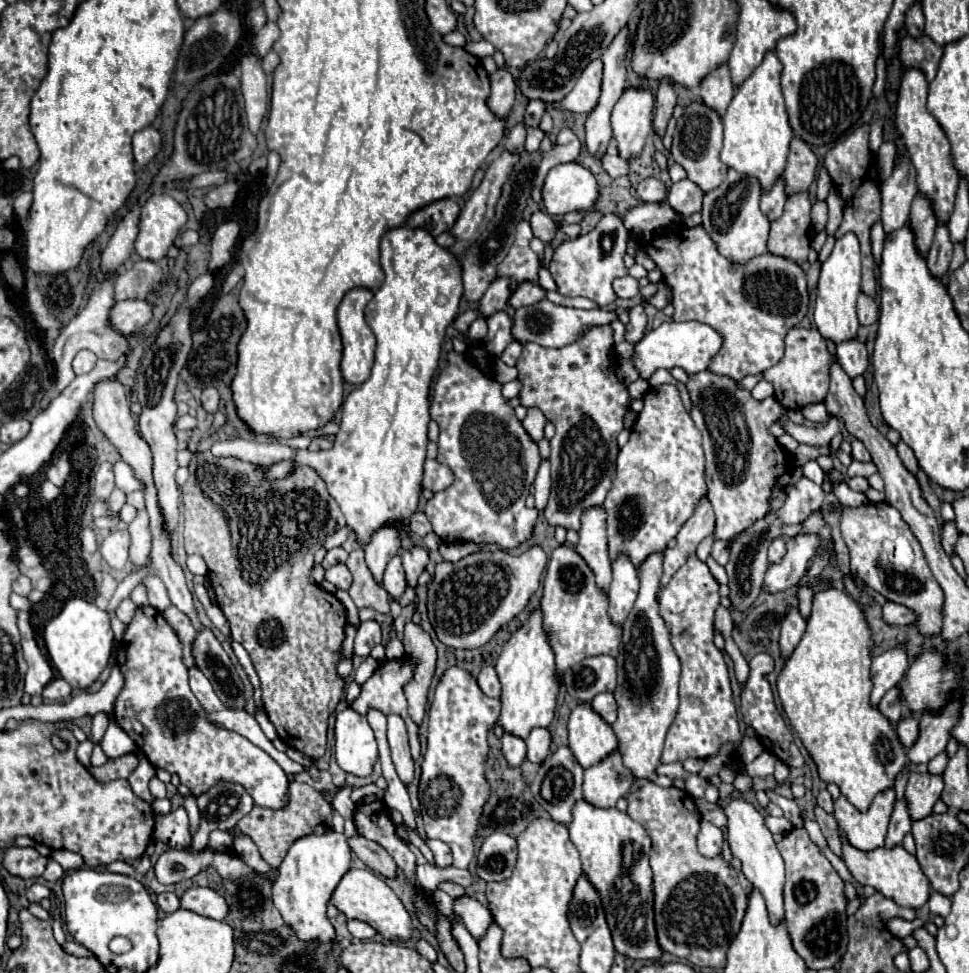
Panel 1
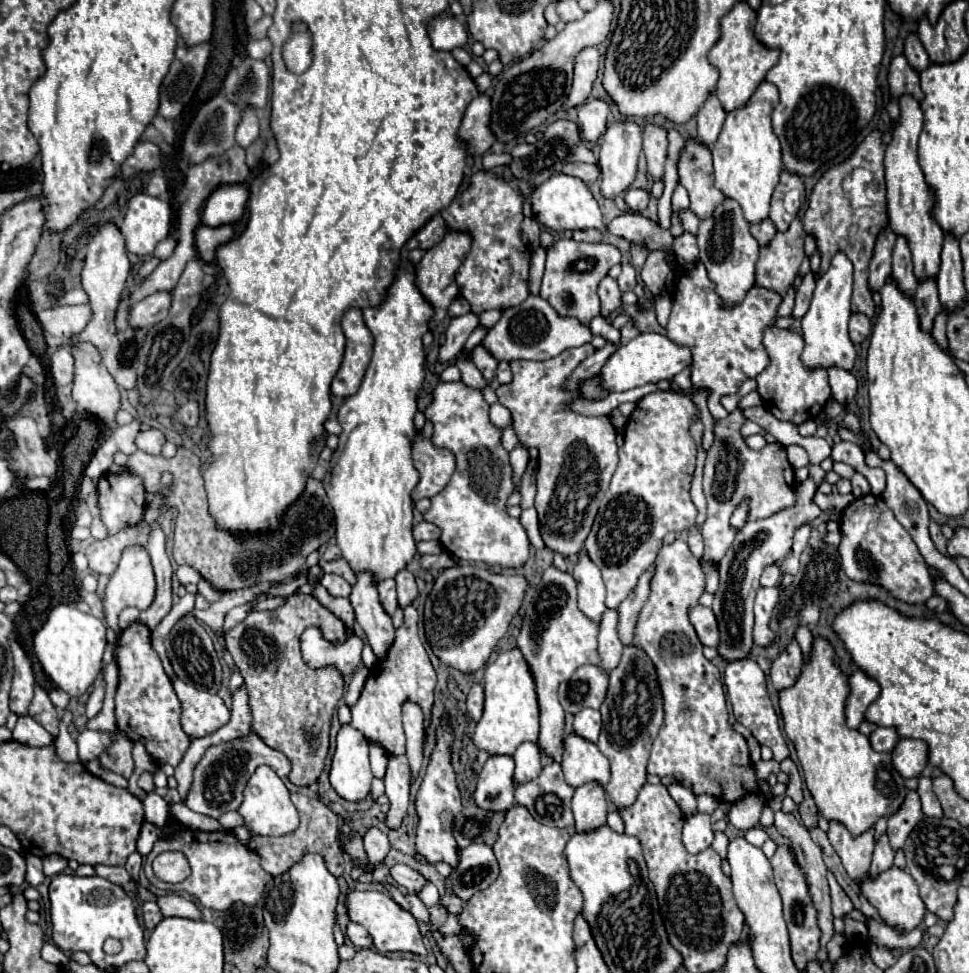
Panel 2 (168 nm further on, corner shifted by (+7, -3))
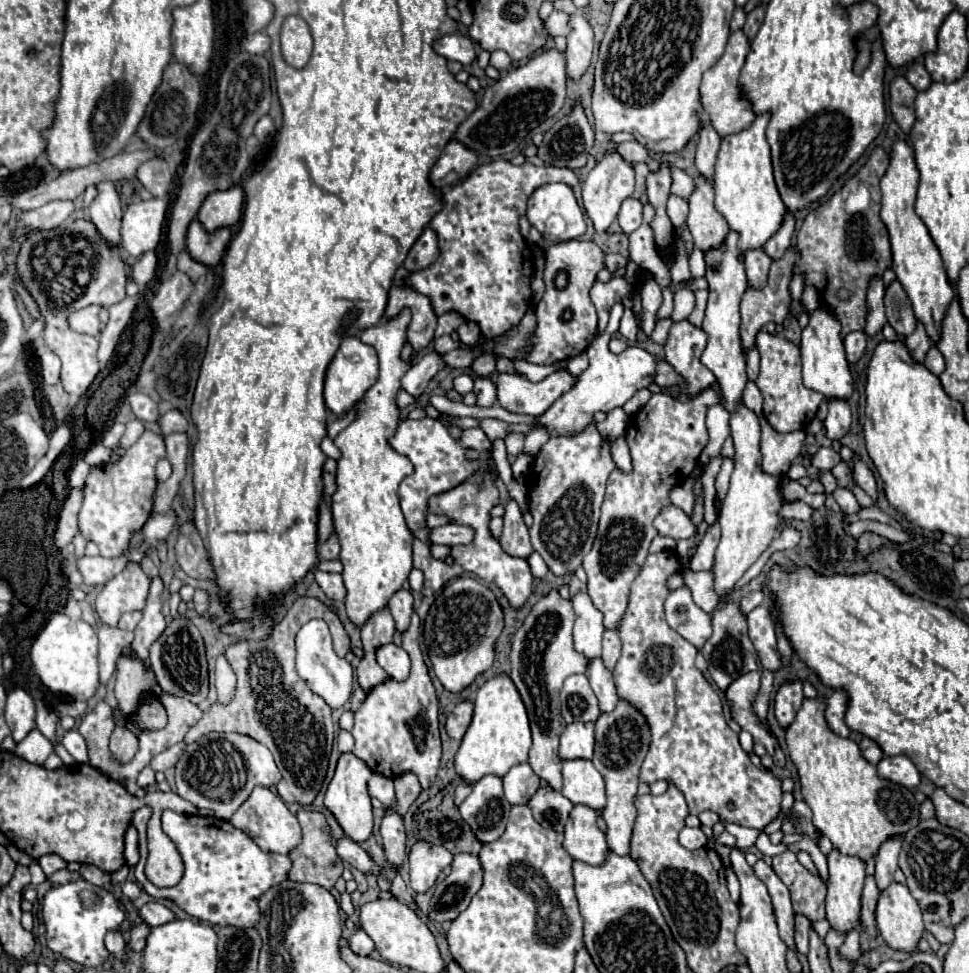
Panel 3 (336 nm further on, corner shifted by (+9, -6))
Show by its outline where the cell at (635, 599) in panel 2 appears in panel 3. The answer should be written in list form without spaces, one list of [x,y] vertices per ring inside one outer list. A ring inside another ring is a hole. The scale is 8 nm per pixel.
[[[605,631],[605,635],[603,635],[603,655],[601,655],[603,665],[611,671],[615,667],[617,659],[619,659],[619,655],[621,655],[619,633],[617,631]]]

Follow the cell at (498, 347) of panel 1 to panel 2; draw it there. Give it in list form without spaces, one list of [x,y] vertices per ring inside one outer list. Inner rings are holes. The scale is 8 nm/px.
[[[479,344],[479,346],[473,348],[473,356],[471,356],[471,360],[473,360],[473,364],[483,372],[483,376],[485,376],[487,382],[491,382],[491,380],[495,378],[497,360],[495,360],[495,356],[493,356],[483,344]]]

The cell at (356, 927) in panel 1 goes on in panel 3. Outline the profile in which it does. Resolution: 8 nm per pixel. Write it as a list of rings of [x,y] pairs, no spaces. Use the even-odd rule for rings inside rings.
[[[357,929],[349,939],[349,947],[355,955],[369,955],[375,949],[375,943],[363,929]]]

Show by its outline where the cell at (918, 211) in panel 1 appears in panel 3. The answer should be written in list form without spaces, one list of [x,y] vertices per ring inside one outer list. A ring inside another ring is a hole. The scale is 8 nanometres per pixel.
[[[893,281],[891,287],[885,291],[885,309],[887,321],[899,337],[907,337],[911,335],[911,331],[915,331],[917,321],[911,311],[911,301],[907,299],[907,293],[897,281]]]

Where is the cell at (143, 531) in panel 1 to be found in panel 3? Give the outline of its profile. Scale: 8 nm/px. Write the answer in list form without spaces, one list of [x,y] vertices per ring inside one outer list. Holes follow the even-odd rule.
[[[127,565],[119,575],[115,575],[109,583],[105,583],[105,587],[97,595],[95,607],[97,607],[97,613],[99,613],[101,621],[115,627],[123,613],[127,613],[127,611],[141,611],[145,607],[147,595],[149,595],[149,579],[147,579],[147,575],[141,571],[141,567]]]

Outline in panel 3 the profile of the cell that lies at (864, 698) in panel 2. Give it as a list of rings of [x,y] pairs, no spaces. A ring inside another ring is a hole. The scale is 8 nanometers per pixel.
[[[835,691],[825,705],[825,719],[829,729],[839,735],[839,737],[847,737],[849,735],[849,727],[845,725],[843,717],[845,717],[845,709],[847,709],[847,695],[843,691]]]

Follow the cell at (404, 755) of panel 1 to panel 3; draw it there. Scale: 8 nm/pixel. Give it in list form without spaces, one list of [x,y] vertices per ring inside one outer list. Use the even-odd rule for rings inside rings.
[[[389,811],[383,817],[381,823],[381,837],[383,837],[383,851],[385,851],[385,859],[389,861],[391,867],[395,867],[395,871],[401,869],[403,861],[407,859],[407,849],[405,849],[405,829],[403,829],[403,819]]]

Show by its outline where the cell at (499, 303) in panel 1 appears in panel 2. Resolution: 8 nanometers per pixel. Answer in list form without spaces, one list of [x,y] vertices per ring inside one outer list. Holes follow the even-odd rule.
[[[467,312],[465,316],[457,316],[451,320],[445,336],[445,344],[439,350],[439,360],[441,362],[449,362],[453,360],[457,354],[461,354],[461,348],[465,346],[465,340],[469,338],[469,334],[479,326],[479,316],[475,312]]]

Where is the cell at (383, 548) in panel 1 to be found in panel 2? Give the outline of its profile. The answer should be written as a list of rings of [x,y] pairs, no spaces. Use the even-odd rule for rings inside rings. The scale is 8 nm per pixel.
[[[371,572],[357,574],[357,584],[353,586],[349,600],[373,652],[377,654],[377,658],[383,658],[395,638],[395,628],[391,624],[391,616],[381,608],[377,580]]]

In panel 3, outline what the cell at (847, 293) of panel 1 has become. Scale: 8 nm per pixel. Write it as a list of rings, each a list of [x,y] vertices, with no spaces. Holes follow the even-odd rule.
[[[821,305],[809,319],[809,325],[803,329],[801,337],[801,361],[803,361],[803,383],[807,389],[821,393],[829,399],[849,401],[853,393],[853,377],[849,371],[849,363],[845,359],[845,349],[841,341],[841,323],[835,315]]]

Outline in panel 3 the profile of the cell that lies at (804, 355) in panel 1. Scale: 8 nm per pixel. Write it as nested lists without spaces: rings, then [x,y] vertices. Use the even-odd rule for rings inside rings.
[[[759,331],[757,349],[761,355],[761,371],[759,371],[759,377],[755,383],[763,395],[765,419],[779,433],[791,433],[791,431],[805,429],[811,423],[811,419],[815,417],[817,407],[823,401],[823,395],[803,387],[799,347],[787,339],[777,337],[777,335],[769,335],[765,331]]]

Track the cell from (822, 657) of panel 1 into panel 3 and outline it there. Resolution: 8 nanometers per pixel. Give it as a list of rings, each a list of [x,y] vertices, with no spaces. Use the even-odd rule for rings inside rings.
[[[805,699],[795,721],[787,729],[787,749],[789,757],[797,767],[799,781],[801,781],[801,793],[805,803],[813,811],[813,825],[821,831],[821,835],[829,837],[833,847],[841,855],[851,855],[859,857],[865,863],[873,859],[887,839],[895,835],[905,835],[911,827],[917,827],[921,823],[919,817],[919,803],[915,801],[913,793],[897,783],[891,783],[887,779],[881,779],[875,771],[875,765],[867,763],[857,747],[855,741],[851,739],[841,739],[835,735],[825,721],[825,703],[821,699]]]

